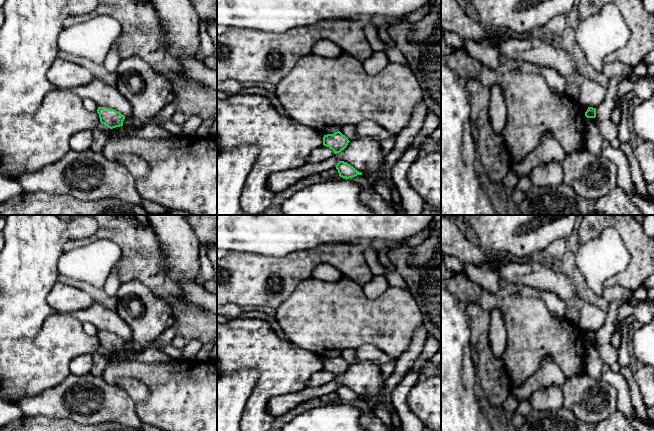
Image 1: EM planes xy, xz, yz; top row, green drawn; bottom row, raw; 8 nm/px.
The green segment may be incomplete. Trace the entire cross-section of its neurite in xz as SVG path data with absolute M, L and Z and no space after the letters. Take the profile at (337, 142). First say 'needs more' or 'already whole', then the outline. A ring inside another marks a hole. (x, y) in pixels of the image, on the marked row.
already whole | M340 131L334 134L327 134L323 137L323 145L334 151L334 154L344 150L350 141Z

